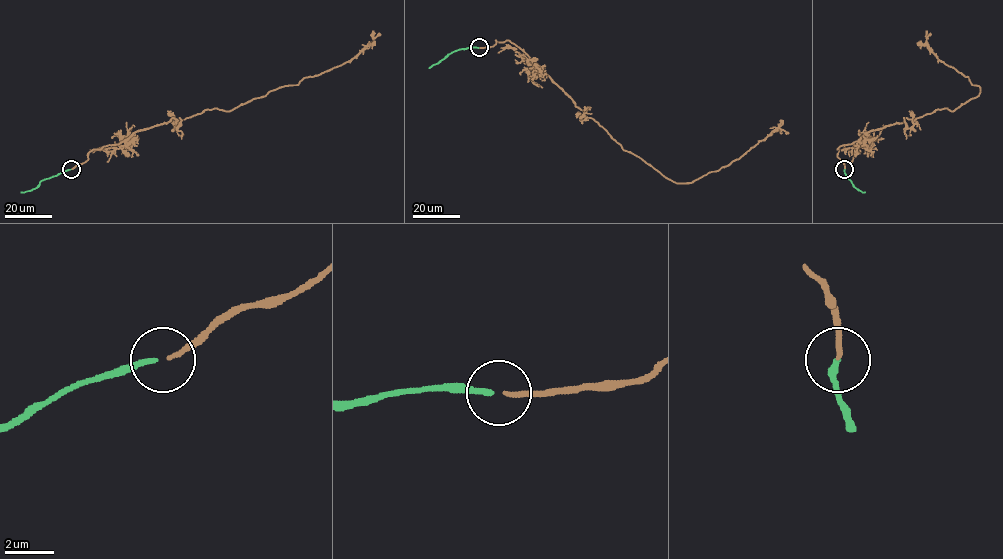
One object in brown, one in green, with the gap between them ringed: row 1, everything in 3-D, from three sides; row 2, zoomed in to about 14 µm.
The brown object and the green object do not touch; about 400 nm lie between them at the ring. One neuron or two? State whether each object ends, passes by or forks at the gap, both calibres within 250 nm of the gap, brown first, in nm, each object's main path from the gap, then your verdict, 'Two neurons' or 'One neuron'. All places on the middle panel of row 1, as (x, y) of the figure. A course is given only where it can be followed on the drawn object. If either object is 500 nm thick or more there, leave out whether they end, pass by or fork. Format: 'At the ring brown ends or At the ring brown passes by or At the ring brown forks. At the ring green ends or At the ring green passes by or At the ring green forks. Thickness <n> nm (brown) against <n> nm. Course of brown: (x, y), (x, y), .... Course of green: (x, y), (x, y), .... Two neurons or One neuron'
At the ring brown ends. At the ring green ends. Thickness 180 nm (brown) against 200 nm. Course of brown: (479, 47), (492, 47), (496, 40), (514, 43), (623, 150), (677, 183), (727, 166), (777, 129), (788, 133). Course of green: (478, 47), (452, 51), (428, 68). One neuron

